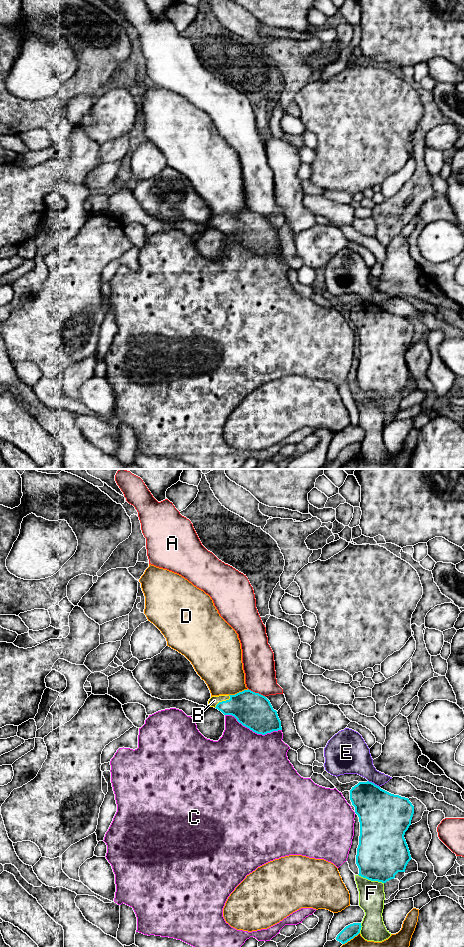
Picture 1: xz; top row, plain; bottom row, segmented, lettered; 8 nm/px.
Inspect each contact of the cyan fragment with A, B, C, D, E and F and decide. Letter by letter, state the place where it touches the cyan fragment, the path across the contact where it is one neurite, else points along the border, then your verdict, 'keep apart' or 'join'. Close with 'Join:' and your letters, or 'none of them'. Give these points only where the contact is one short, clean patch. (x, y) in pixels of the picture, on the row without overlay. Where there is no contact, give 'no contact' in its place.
A: meets cyan in xz at (257, 213); keep apart
B: meets cyan in xz at (222, 221); runs through xz (251, 229), (222, 221), (214, 220); join
C: meets cyan in xz at (253, 251); keep apart
D: meets cyan in xz at (239, 212); keep apart
E: meets cyan in xz at (373, 303); keep apart
F: meets cyan in xz at (371, 400); keep apart
Join: B

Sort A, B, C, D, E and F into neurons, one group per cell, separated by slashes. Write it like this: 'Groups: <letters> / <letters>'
Groups: A / B / C / D / E / F

